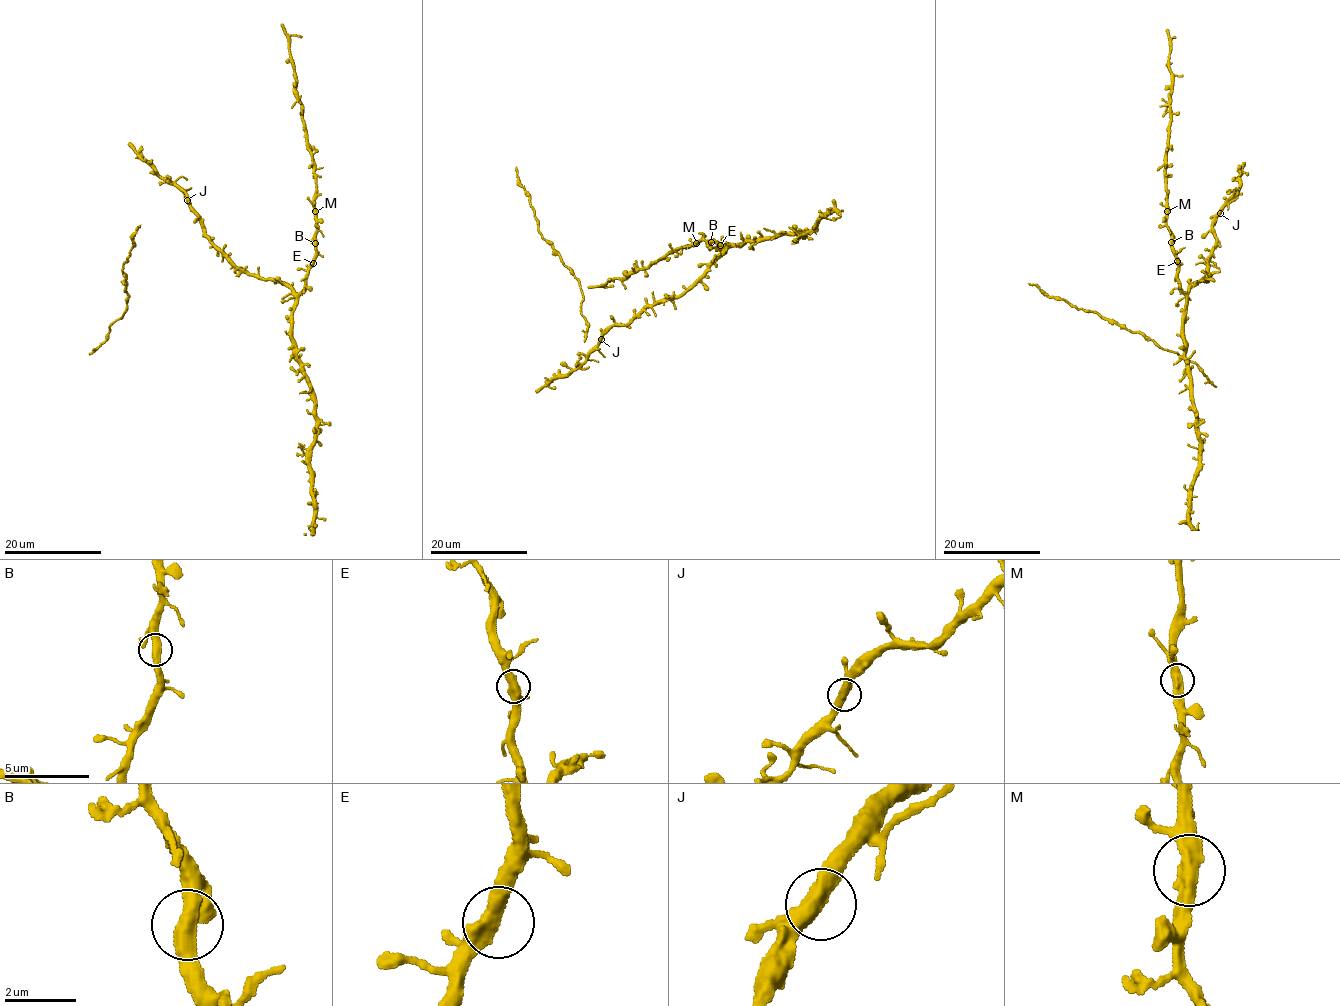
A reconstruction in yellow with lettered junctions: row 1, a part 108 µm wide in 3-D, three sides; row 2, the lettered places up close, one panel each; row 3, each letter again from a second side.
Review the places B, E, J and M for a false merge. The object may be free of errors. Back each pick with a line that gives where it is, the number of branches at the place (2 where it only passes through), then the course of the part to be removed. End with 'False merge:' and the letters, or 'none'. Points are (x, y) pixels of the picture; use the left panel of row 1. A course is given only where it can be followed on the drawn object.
False merge: none

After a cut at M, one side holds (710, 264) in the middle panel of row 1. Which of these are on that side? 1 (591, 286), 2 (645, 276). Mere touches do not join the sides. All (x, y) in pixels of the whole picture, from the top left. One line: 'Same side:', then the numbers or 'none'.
Same side: none

